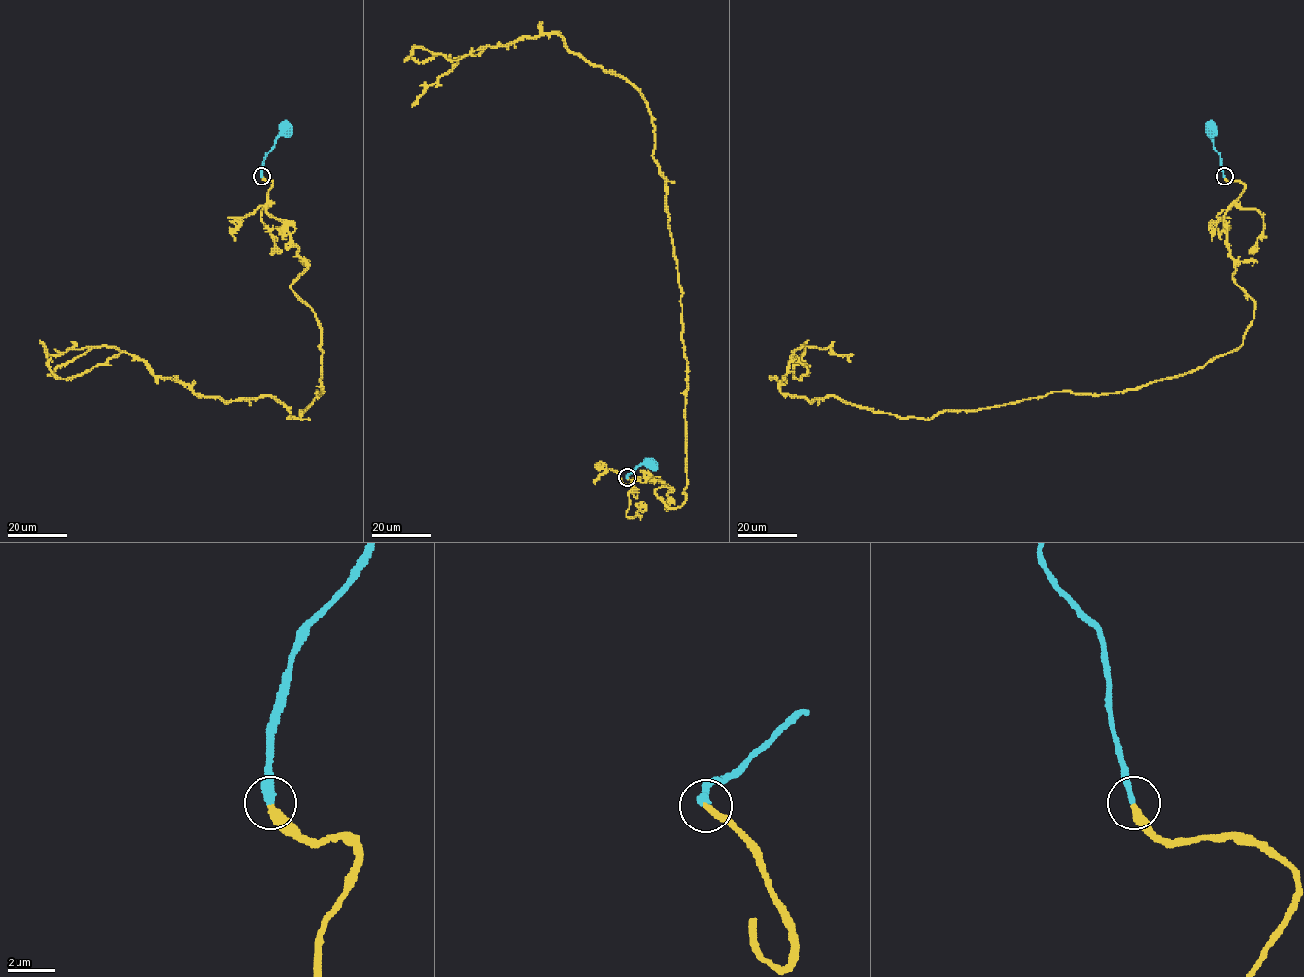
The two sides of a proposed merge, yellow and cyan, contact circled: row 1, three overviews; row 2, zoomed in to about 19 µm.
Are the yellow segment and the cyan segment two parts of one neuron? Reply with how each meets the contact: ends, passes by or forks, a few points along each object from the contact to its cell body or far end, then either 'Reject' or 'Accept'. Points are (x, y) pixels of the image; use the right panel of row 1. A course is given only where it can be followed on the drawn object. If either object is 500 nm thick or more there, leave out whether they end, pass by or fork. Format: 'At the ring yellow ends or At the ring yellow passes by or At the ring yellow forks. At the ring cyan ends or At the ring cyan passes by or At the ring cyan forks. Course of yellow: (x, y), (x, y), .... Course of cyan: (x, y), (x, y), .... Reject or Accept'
At the ring yellow ends. At the ring cyan ends. Course of yellow: (1224, 176), (1245, 185), (1224, 218), (1254, 315), (1242, 344), (1201, 368), (903, 418), (784, 395), (808, 340). Course of cyan: (1224, 176), (1219, 154), (1213, 145), (1210, 132), (1214, 126), (1211, 126). Accept

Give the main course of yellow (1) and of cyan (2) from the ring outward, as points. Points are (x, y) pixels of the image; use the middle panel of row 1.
1: (627, 478), (635, 497), (642, 478), (685, 499), (682, 295), (644, 96), (559, 34), (404, 62)
2: (627, 478), (637, 465), (644, 463), (649, 467), (650, 464)

